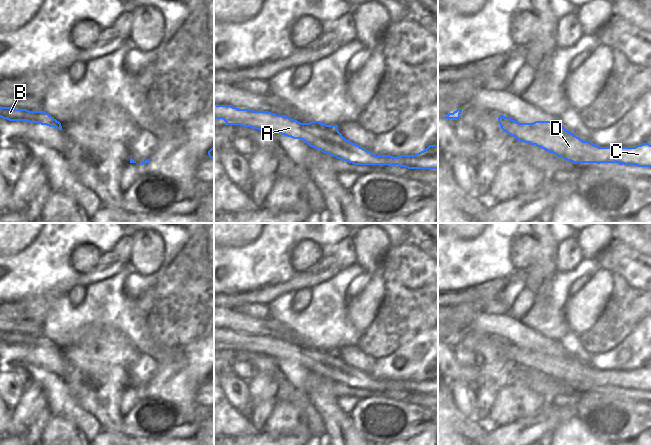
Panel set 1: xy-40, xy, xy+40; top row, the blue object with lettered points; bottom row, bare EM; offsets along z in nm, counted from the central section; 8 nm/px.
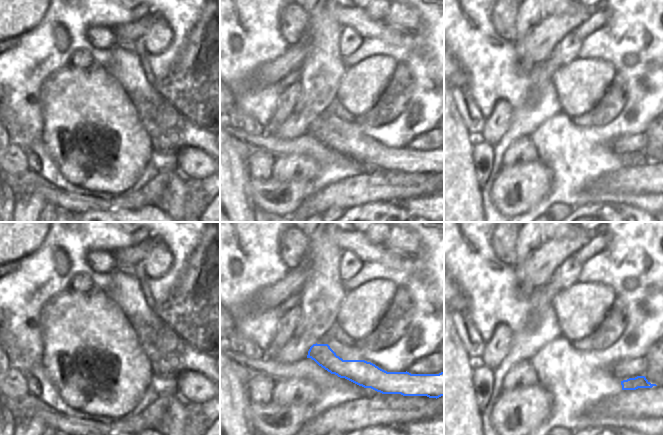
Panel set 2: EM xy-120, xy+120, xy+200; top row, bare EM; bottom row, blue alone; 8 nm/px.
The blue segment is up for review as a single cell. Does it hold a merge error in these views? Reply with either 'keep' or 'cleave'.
cleave

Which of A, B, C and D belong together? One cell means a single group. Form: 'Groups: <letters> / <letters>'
Groups: A B / C D

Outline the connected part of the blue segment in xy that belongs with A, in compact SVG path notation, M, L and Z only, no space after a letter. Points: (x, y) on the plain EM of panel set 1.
M215 327L214 342L223 343L226 349L240 349L266 356L275 355L293 363L301 363L310 371L325 374L327 378L354 389L388 389L390 391L394 389L391 383L381 383L362 371L353 375L352 369L349 367L345 369L327 367L317 357L312 356L313 351L328 352L327 348L319 345L301 347L285 339L277 339L268 335L239 333L231 329L217 329Z

